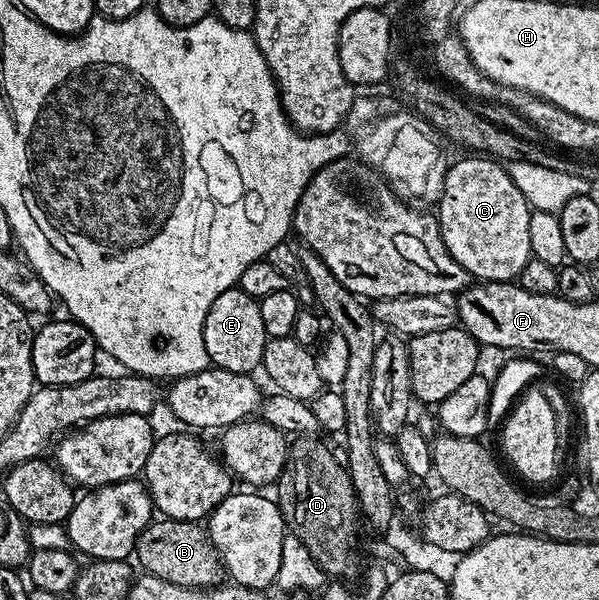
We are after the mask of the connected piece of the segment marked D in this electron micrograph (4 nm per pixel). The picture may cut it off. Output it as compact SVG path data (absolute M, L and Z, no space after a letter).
M296 436L288 447L284 471L275 483L275 497L287 533L293 534L309 549L310 556L332 580L350 580L361 573L356 533L362 527L359 500L343 461L316 436Z

